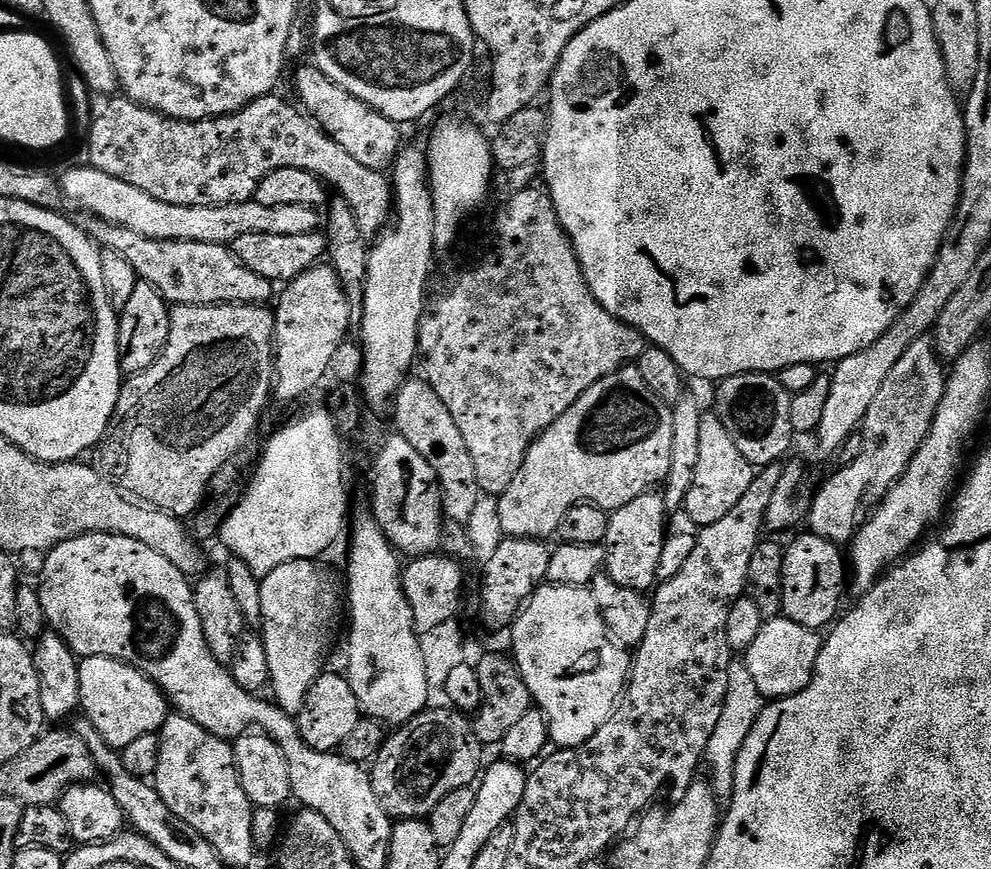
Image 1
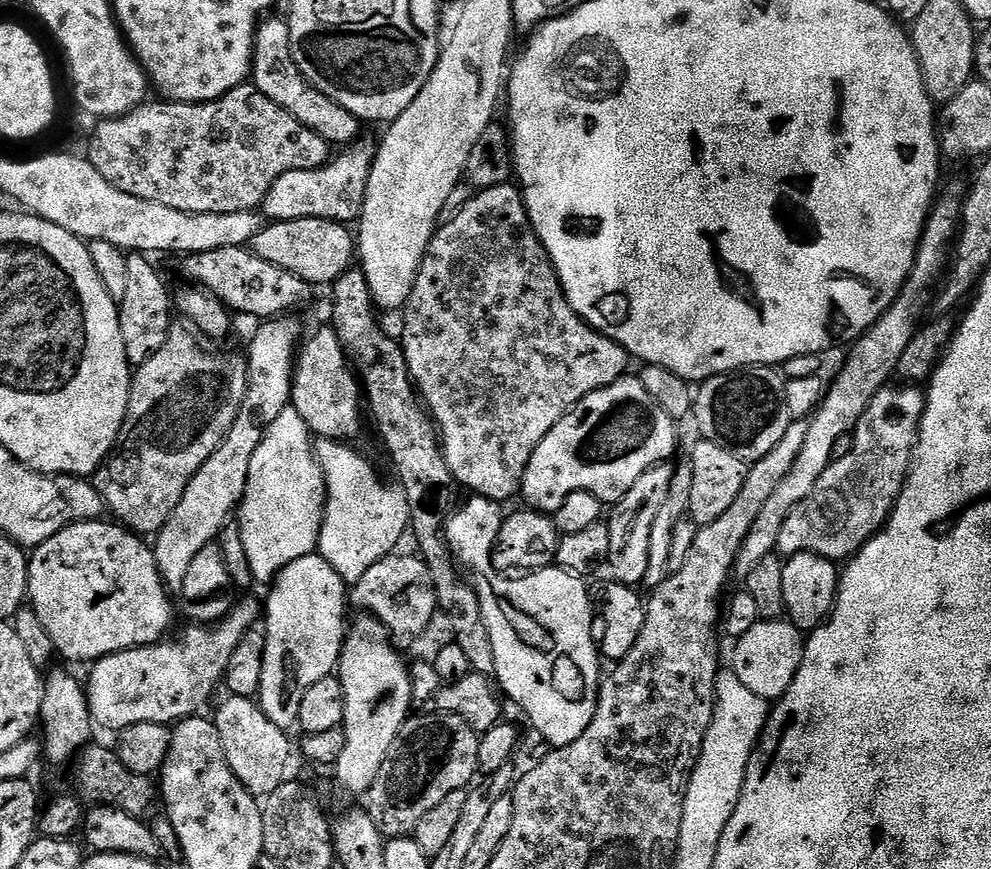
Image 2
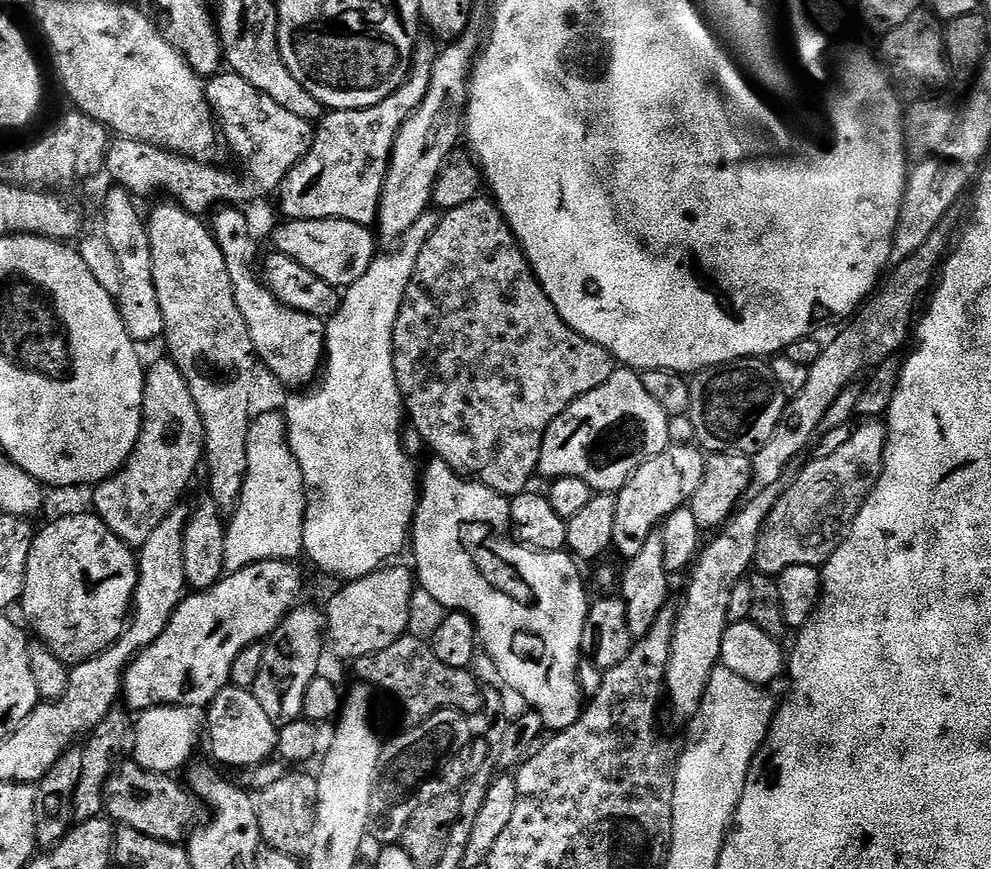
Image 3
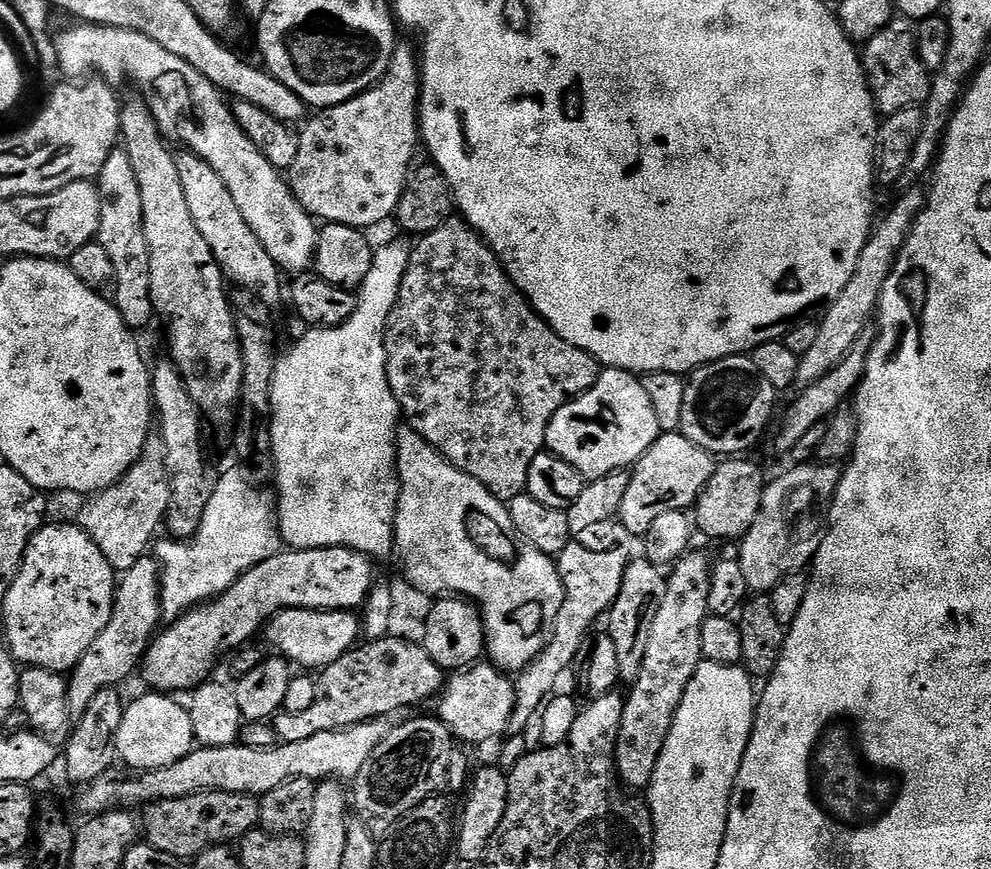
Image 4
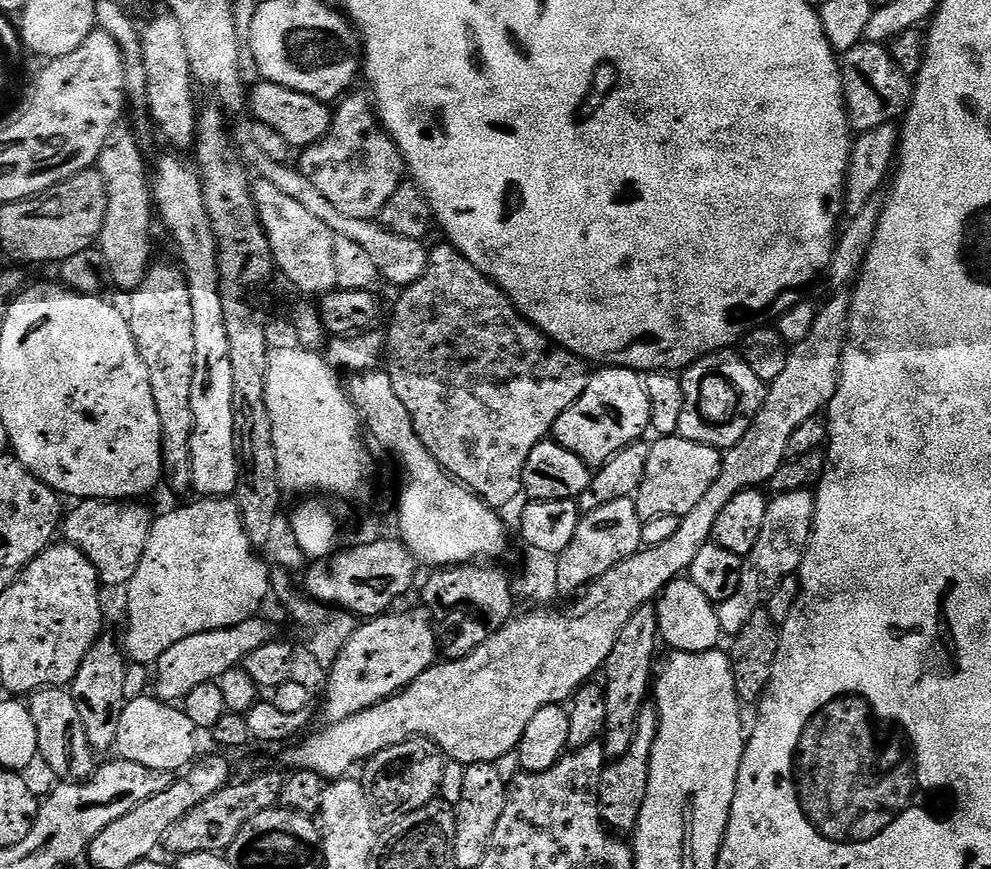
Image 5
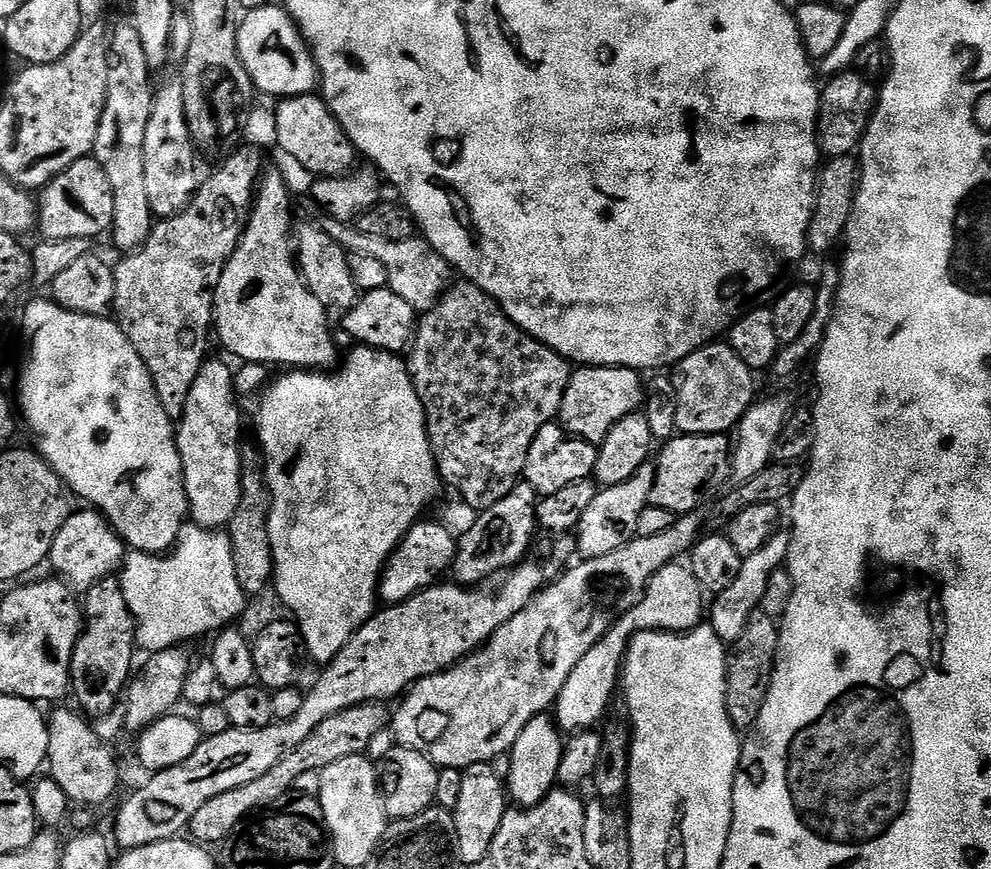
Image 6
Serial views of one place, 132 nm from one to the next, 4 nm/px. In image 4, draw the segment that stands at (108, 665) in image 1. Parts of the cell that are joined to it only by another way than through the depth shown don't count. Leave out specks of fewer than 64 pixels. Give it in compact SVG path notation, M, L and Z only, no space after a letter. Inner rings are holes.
M298 548L281 550L277 556L271 556L266 562L255 564L238 582L214 601L192 608L179 619L171 621L148 645L142 661L144 680L149 689L160 694L191 693L209 679L216 668L216 659L220 652L231 653L249 643L256 631L263 629L272 617L287 608L309 608L323 612L351 612L360 610L374 592L376 568L372 557L363 556L353 548Z

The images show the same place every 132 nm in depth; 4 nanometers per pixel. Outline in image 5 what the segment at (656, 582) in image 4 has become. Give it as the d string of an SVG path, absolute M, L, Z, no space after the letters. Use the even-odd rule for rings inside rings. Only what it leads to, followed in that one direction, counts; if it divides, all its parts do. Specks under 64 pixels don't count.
M644 604L626 622L622 634L618 634L618 642L614 642L614 650L610 650L610 658L604 667L605 696L606 696L606 726L602 743L604 754L611 761L623 756L634 740L638 718L641 710L647 705L652 683L654 680L654 660L652 655L656 652L656 640L661 639L660 623L656 613L656 604Z

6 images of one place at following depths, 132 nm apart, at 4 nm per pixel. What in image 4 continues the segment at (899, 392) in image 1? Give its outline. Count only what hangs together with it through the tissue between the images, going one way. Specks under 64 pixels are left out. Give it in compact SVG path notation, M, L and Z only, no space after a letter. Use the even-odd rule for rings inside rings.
M811 463L789 467L785 476L765 487L762 510L758 510L754 526L750 526L738 544L738 561L753 593L771 593L787 576L803 573L816 559L824 541L826 509L836 497L842 475L835 463L817 465L817 468L812 468Z

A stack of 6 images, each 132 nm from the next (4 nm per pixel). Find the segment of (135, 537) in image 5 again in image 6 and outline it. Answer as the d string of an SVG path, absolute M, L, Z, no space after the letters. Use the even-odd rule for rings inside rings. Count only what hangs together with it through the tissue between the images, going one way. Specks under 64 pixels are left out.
M95 510L73 511L66 518L62 530L54 538L48 560L57 577L63 580L73 593L89 592L99 580L107 580L119 573L126 555L124 540L115 528Z

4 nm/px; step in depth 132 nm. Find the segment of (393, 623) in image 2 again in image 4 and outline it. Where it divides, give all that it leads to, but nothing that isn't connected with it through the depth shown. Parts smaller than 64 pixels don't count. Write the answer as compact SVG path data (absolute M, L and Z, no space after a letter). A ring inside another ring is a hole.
M287 608L272 617L266 625L266 633L268 632L268 640L273 644L275 651L290 661L293 665L299 666L301 669L312 670L308 668L316 668L315 670L323 670L331 666L334 662L338 662L338 658L342 658L342 654L353 651L357 647L360 636L360 620L355 611L351 612L323 612L322 610L310 610L309 608Z

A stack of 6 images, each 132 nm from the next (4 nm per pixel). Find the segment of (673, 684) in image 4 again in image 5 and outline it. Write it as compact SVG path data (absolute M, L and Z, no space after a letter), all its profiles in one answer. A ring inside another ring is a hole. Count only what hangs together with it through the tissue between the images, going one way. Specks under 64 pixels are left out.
M645 706L638 718L636 733L629 750L611 761L600 779L600 816L605 825L617 833L635 833L636 823L642 814L642 802L646 802L646 786L650 786L650 754L654 750L654 738L658 734L659 725L659 711L655 707Z

